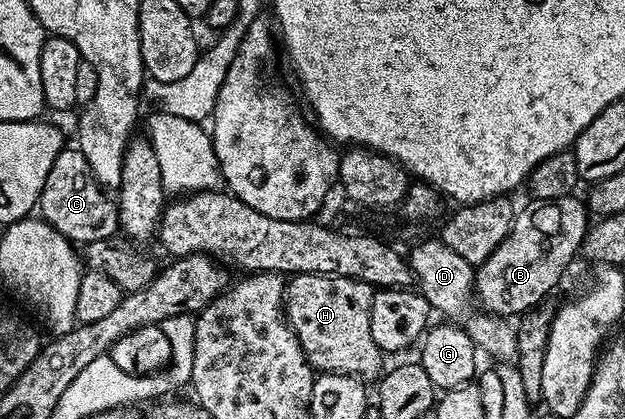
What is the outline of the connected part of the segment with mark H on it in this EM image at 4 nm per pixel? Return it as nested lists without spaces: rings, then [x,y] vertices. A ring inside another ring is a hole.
[[[297,273],[286,282],[287,322],[297,335],[312,369],[319,373],[348,373],[360,379],[380,376],[385,357],[377,343],[373,343],[373,331],[369,331],[375,295],[372,286],[357,279],[330,277],[324,273]]]

